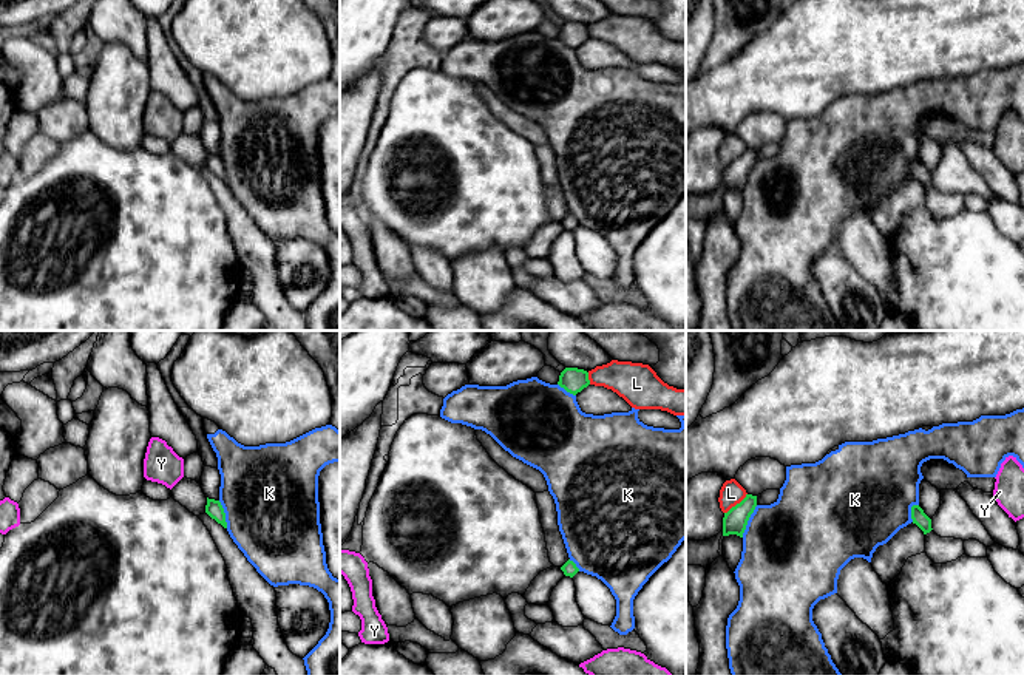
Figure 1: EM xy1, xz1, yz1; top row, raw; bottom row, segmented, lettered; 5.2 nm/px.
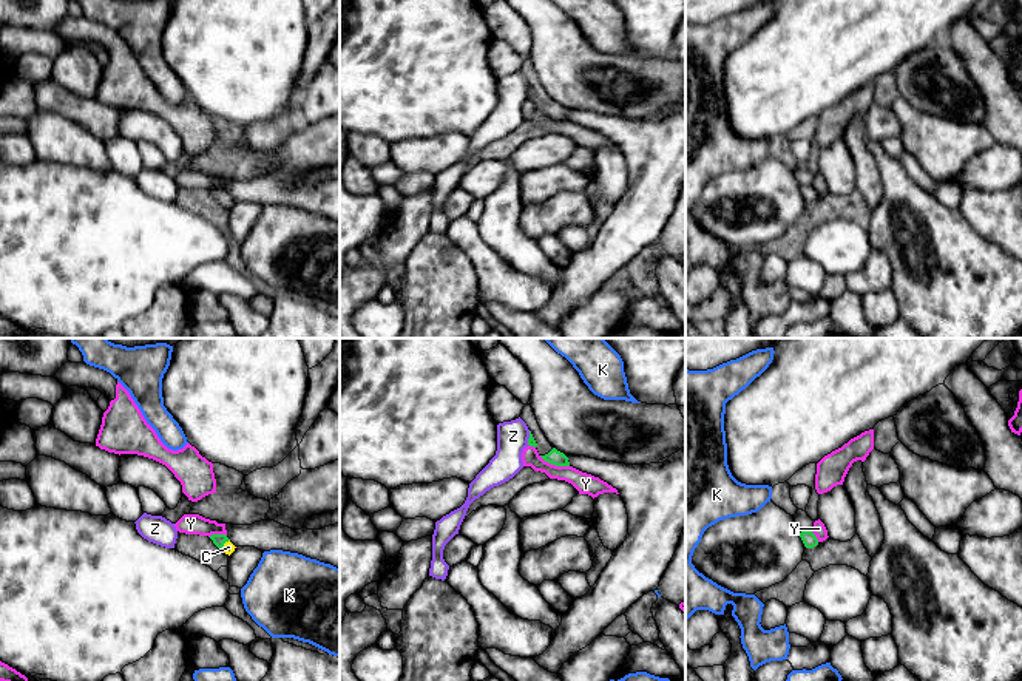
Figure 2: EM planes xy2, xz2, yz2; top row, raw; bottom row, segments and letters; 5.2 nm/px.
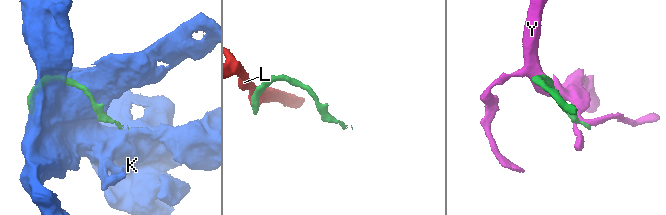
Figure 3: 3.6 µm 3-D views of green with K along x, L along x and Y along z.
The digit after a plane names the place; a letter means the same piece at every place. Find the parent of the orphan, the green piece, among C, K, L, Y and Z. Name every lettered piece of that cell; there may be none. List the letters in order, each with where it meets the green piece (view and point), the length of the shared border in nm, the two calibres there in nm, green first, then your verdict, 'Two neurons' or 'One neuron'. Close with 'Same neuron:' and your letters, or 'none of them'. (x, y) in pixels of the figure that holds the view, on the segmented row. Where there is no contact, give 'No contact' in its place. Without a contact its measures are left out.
C: Touches green at xy2 (223, 545). Shared border 70 nm. Thickness 60 nm (green) against 60 nm. One neuron
K: Touches green at yz1 (748, 519). Shared border 190 nm. Thickness 130 nm (green) against 480 nm. Two neurons
L: Touches green at yz1 (737, 504). Shared border 160 nm. Thickness 130 nm (green) against 120 nm. Two neurons
Y: Touches green at xz2 (554, 464). Shared border 170 nm. Thickness 80 nm (green) against 110 nm. Two neurons
Z: Touches green at xz2 (530, 437). Shared border 70 nm. Thickness 50 nm (green) against 160 nm. Two neurons
Same neuron: C

